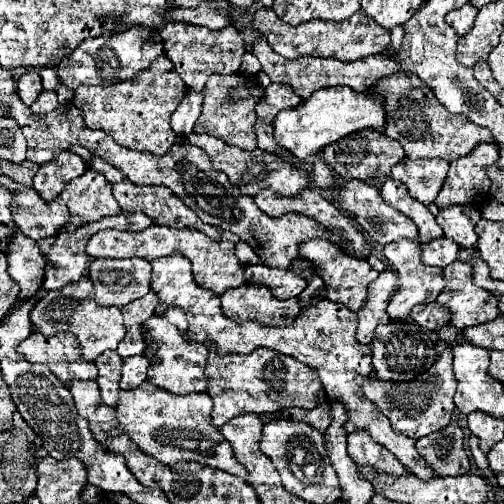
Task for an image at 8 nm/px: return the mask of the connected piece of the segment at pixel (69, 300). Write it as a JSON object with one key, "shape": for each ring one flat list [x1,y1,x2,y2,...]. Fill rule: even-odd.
{"shape":[[86,274,78,282,70,282,68,286,48,290,32,308,30,322,44,336,54,336,58,332,76,334,82,346,82,354,84,358,88,358,88,362,98,358,104,350,116,350,126,334,122,312,118,308,96,306,96,300,92,298,92,280]]}

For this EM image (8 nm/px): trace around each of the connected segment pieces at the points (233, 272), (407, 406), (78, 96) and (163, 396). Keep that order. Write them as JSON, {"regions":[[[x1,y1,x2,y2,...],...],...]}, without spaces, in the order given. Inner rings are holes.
{"regions":[[[150,226,142,232,120,232,120,230,102,230,96,232,88,244,86,252,92,258,146,258,154,260,169,256,174,252,184,252,194,270,194,282,200,288,206,288,218,296,222,296,230,288,238,288,244,284,244,264,234,254,234,242,214,242,200,230,190,228,173,229,168,226]],[[448,350,434,362,428,370,426,380,412,380,412,382,380,382,378,378,366,382,364,386,366,396,390,418,392,430,404,434,412,440,428,436,440,428,444,428,454,412,454,392,456,392,456,378,452,374,452,356]],[[162,54,160,58,156,58,152,62,152,66,148,66,148,70,142,70,140,74,136,74,130,80,116,82,112,86,78,86,74,90,72,106,82,110,82,118,84,118,84,126,86,128,106,130,124,148,148,150,148,152,152,152,156,156,162,156,162,154,166,154,170,150,170,146,176,140,176,134,170,128,170,116,178,108,178,104,182,102,184,94,186,94,186,86,182,82,182,78,174,70,174,64]],[[150,382,142,384,134,390,120,390,120,398,116,405,117,420,120,426,112,430,112,434,128,432,130,440,148,456,164,464,176,464,180,460,196,460,200,464,224,470,228,474,236,474,246,480,244,466,238,466,230,442,224,442,224,436,218,428,212,426,212,400,206,392,176,396,166,390,156,390]]]}

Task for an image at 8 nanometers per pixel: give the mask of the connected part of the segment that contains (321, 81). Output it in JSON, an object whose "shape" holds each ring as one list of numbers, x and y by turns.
{"shape":[[260,40,260,42,254,44,254,56,260,60,262,72,268,74,272,82,290,86,302,100,310,98,312,92,328,88,328,86,350,86,356,92,368,92,376,80,380,80,380,78,390,76,390,74,396,72,396,64,390,58,384,58,384,56,368,56,368,58,356,60,356,62,338,62,336,58,304,56,304,58,296,58,292,62,286,62,284,58,280,58,268,46,266,40]]}

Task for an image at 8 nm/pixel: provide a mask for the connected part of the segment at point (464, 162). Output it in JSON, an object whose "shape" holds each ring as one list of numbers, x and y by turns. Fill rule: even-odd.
{"shape":[[494,142,478,144,470,154,450,162,450,172,444,180,436,204,440,208,452,204,482,206,488,200,490,182,486,176,486,166,496,162,498,146]]}

